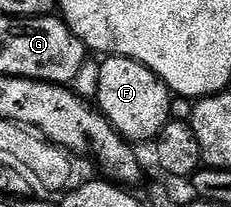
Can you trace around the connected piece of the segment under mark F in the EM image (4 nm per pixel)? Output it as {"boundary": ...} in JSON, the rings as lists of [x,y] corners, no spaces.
{"boundary":[[[106,56],[100,62],[100,66],[99,87],[95,98],[100,112],[104,113],[105,118],[112,123],[113,128],[126,141],[130,143],[138,143],[137,141],[152,142],[157,134],[161,132],[162,127],[171,119],[171,113],[169,113],[169,100],[171,100],[169,88],[150,69],[143,67],[138,61],[132,61],[126,57]]]}

